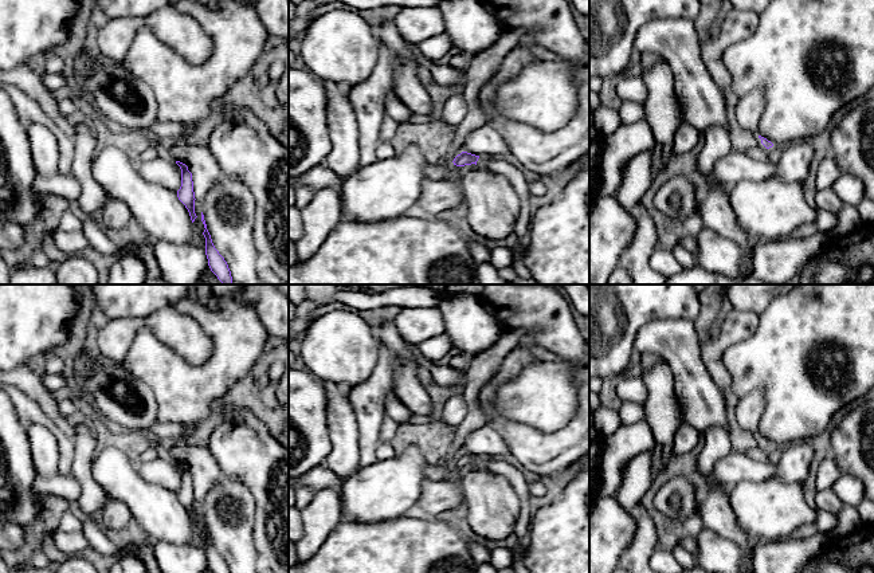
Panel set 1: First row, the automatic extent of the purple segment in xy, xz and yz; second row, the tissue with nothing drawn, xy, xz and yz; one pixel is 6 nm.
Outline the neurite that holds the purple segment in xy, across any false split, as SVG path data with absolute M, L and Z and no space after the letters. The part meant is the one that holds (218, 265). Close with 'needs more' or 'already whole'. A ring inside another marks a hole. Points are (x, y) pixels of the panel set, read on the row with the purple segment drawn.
M201 212L201 221L205 228L203 235L205 238L205 255L208 259L208 266L223 284L232 284L232 276L228 264L212 243L203 212Z | already whole

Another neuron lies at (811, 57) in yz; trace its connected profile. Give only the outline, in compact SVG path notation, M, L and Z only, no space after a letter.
M773 0L759 15L755 34L733 43L722 60L738 98L756 89L765 91L761 137L781 146L810 141L828 127L840 107L862 98L874 86L874 0Z

